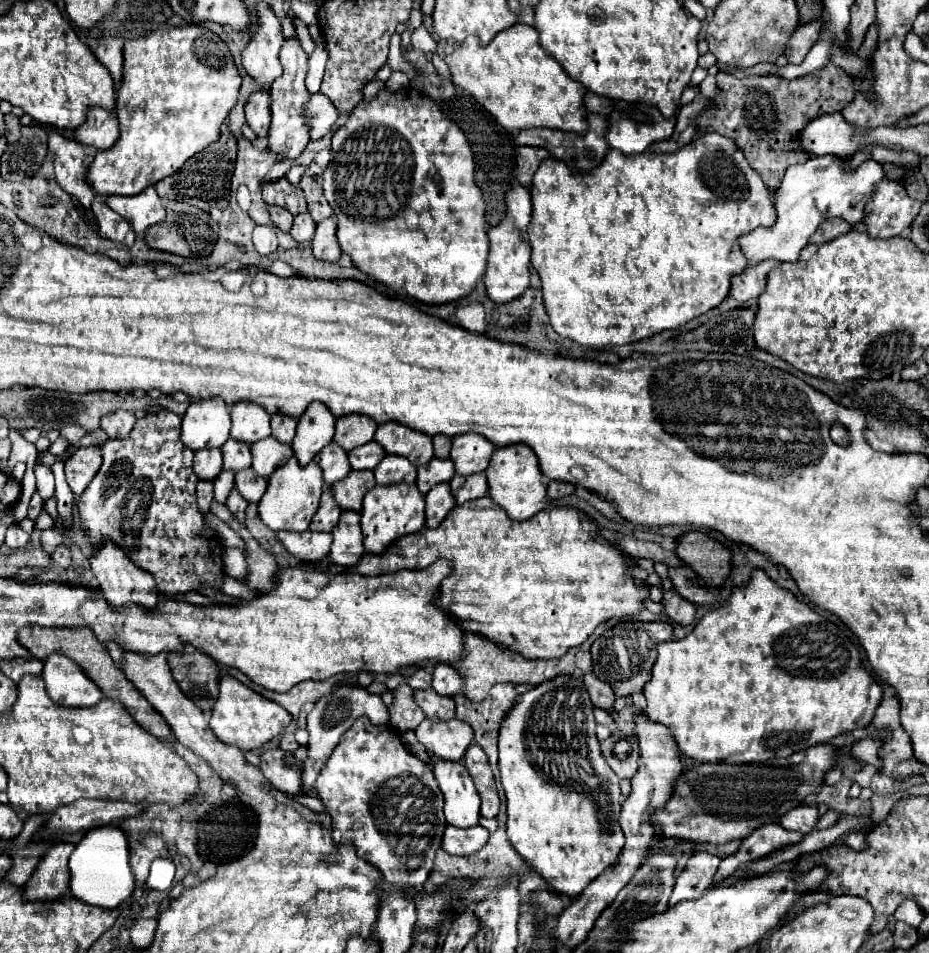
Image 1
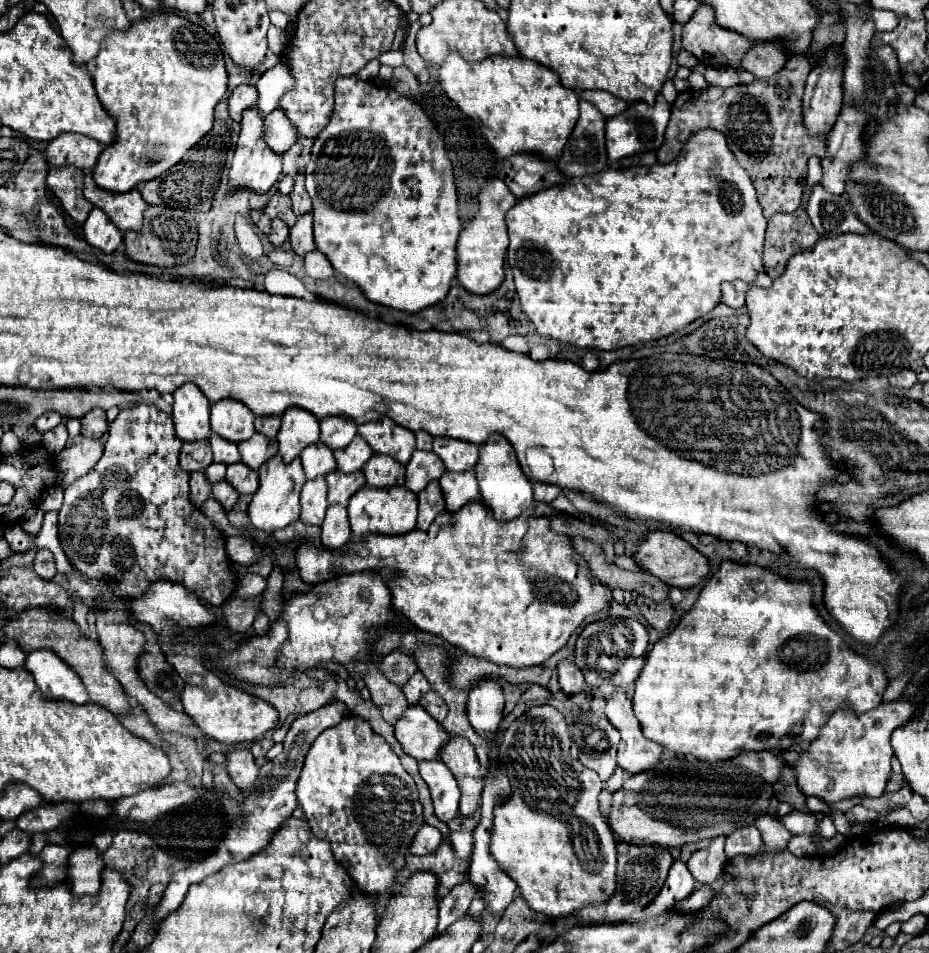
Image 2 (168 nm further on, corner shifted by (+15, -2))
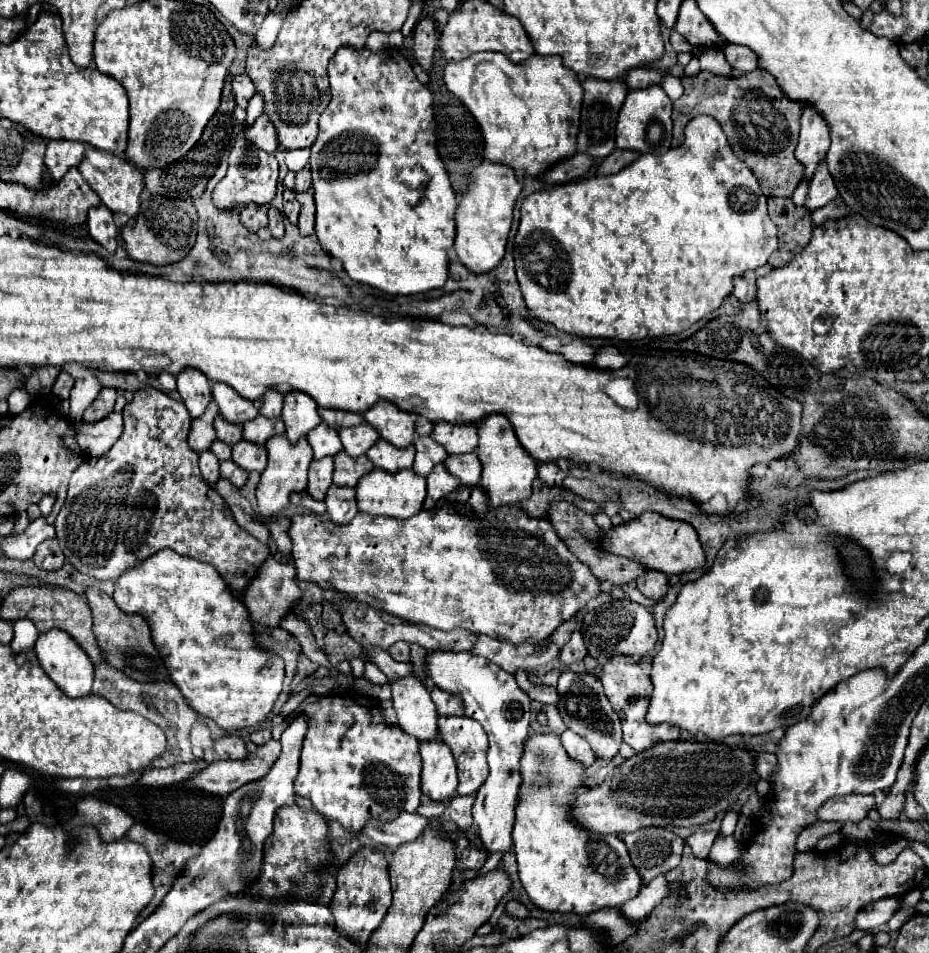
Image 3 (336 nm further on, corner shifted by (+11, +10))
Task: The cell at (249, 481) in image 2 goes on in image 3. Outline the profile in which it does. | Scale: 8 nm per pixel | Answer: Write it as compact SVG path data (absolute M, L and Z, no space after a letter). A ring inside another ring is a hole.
M242 439L232 447L232 461L248 473L252 471L262 473L266 467L266 449Z

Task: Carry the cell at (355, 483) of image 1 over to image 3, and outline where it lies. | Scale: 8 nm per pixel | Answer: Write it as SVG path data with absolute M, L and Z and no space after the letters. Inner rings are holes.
M344 451L334 457L334 483L338 487L356 487L358 479L370 473L374 465L366 455L352 459Z

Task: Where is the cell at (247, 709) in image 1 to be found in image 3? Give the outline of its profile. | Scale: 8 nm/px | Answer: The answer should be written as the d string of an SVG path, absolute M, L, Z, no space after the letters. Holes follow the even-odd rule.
M164 549L126 571L116 581L114 601L122 611L138 613L148 621L154 645L164 657L166 667L170 667L170 679L180 687L182 695L196 713L214 719L224 731L230 733L244 727L256 727L272 713L272 707L282 693L284 663L256 645L246 607L234 597L216 567Z

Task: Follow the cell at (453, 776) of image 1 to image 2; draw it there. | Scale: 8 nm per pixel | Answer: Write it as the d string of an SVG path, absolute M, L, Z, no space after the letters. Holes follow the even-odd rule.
M440 759L420 761L418 765L420 765L420 775L430 789L430 797L434 803L434 815L444 823L458 817L460 789L458 789L458 783L452 771L448 771L448 767L440 763Z

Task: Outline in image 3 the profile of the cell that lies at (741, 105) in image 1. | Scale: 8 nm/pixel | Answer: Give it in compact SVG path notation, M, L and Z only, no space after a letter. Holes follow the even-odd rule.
M762 69L740 77L722 77L700 71L694 77L682 77L684 95L674 101L674 139L672 147L684 141L684 127L696 115L712 115L724 129L734 153L758 177L766 197L792 197L798 183L804 179L804 167L794 157L800 129L802 103L788 99L774 75Z

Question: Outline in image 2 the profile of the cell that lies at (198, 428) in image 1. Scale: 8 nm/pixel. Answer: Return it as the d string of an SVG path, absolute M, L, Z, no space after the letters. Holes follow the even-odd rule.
M184 383L174 391L174 427L182 441L210 437L210 403L194 383Z

